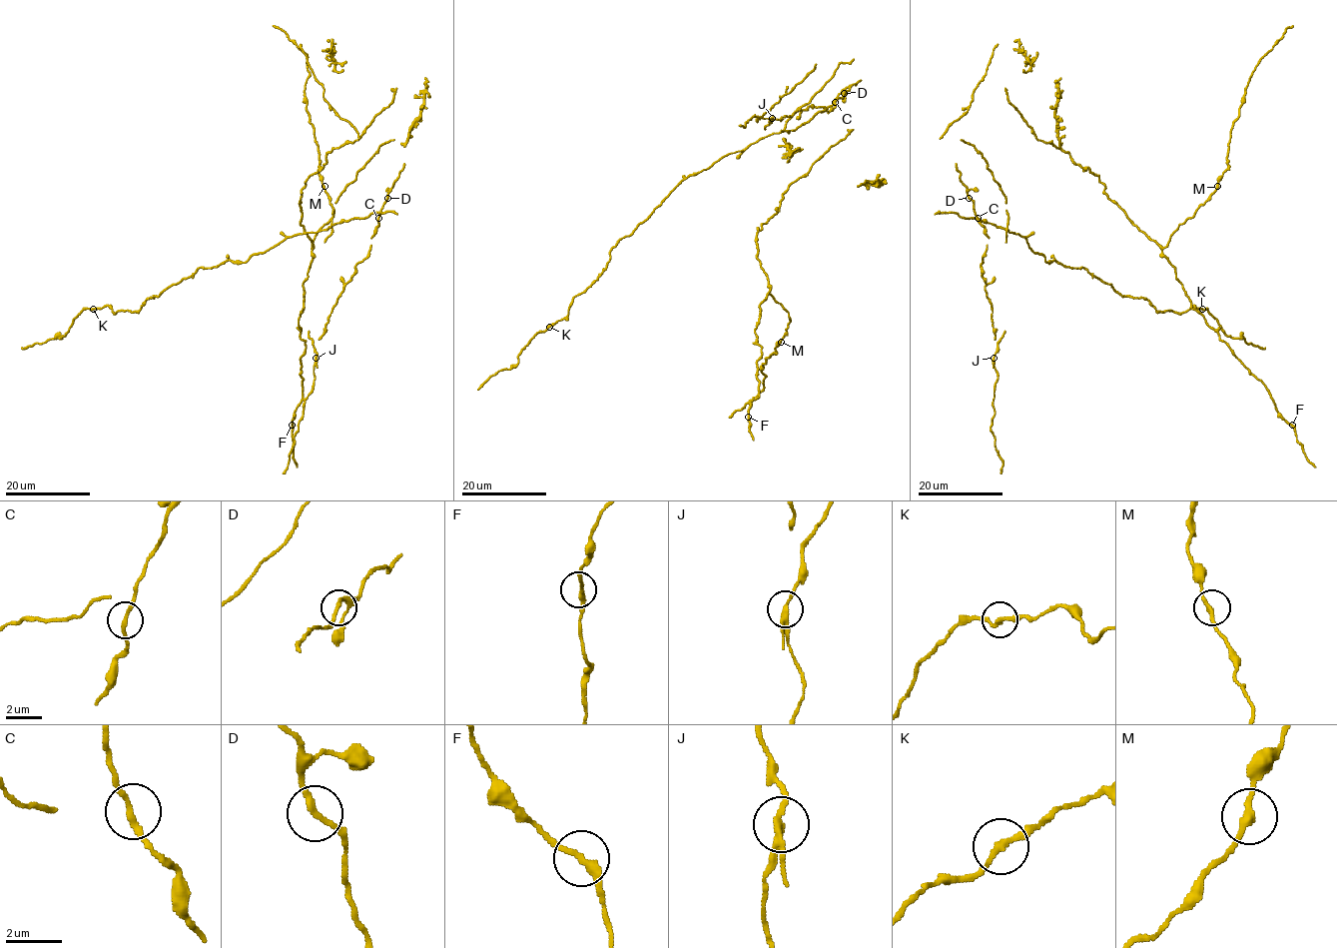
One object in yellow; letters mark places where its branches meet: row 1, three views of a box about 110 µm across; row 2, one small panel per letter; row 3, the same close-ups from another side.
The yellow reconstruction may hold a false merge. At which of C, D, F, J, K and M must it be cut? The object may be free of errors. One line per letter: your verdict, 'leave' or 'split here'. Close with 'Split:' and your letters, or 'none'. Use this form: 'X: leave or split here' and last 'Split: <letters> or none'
C: leave
D: leave
F: leave
J: split here
K: leave
M: leave
Split: J

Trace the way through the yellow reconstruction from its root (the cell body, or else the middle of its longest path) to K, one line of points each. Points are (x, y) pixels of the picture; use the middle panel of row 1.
K: (831, 106), (794, 131), (772, 133), (689, 174), (619, 240), (598, 278), (573, 298), (565, 318), (549, 326)

